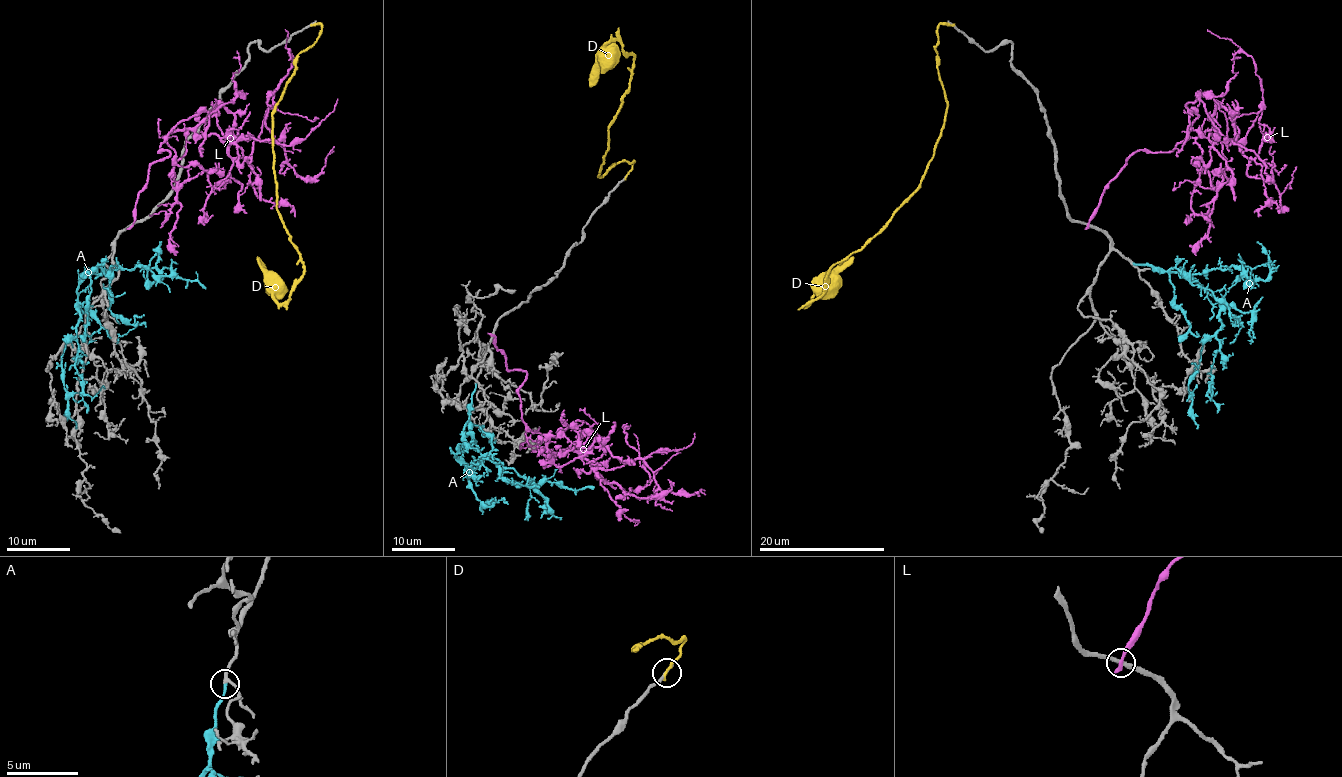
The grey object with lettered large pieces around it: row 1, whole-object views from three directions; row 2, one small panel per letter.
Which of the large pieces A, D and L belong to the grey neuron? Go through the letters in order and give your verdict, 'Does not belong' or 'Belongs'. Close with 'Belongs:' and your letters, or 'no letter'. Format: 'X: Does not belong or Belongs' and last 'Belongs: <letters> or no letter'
A: Belongs
D: Does not belong
L: Does not belong
Belongs: A

